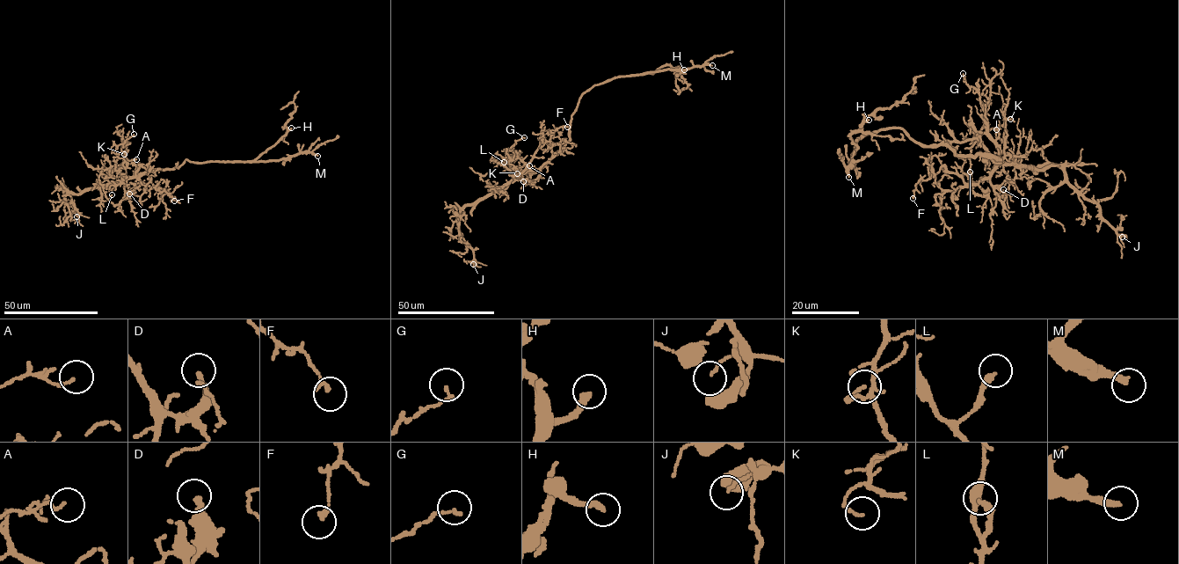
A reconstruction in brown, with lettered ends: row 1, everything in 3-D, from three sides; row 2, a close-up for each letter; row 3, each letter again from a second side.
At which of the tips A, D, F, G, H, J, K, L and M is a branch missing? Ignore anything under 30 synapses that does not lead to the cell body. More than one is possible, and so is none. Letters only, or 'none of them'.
H

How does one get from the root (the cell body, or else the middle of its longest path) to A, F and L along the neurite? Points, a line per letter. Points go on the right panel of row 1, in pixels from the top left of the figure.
A: (949, 149), (957, 155), (973, 156), (978, 152), (995, 160), (998, 155), (995, 140), (999, 128), (996, 129)
F: (949, 149), (982, 153), (997, 164), (971, 185), (942, 166), (920, 179), (913, 198)
L: (949, 149), (996, 160), (990, 177), (978, 183), (987, 196), (973, 191), (970, 172)

